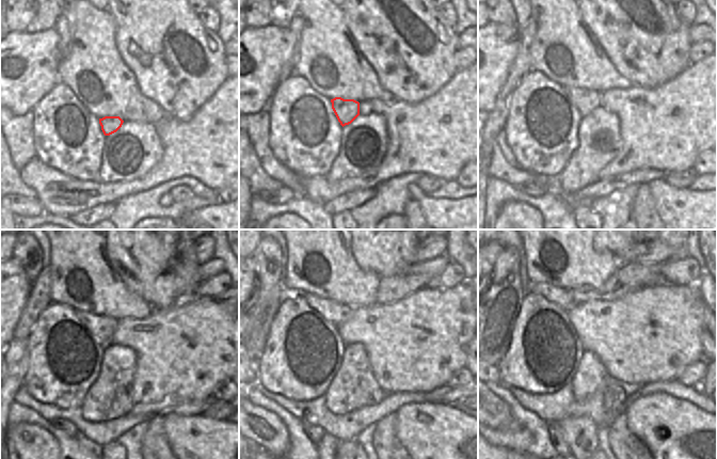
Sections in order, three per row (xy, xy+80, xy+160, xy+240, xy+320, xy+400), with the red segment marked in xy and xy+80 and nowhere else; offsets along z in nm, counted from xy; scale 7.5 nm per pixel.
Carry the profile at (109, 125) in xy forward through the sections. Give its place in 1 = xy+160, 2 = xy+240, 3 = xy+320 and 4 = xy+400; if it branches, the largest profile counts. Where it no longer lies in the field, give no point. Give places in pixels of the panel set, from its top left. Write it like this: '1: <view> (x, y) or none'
1: xy+160 (586, 100)
2: xy+240 (102, 327)
3: xy+320 (336, 313)
4: xy+400 (561, 297)

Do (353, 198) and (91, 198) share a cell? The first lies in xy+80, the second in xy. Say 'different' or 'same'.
different

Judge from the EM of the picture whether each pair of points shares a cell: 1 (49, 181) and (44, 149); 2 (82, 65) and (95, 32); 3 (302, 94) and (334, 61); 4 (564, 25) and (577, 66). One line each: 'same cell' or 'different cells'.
1: different cells
2: same cell
3: different cells
4: same cell

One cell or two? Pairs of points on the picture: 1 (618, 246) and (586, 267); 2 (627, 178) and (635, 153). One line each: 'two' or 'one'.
1: two
2: two

